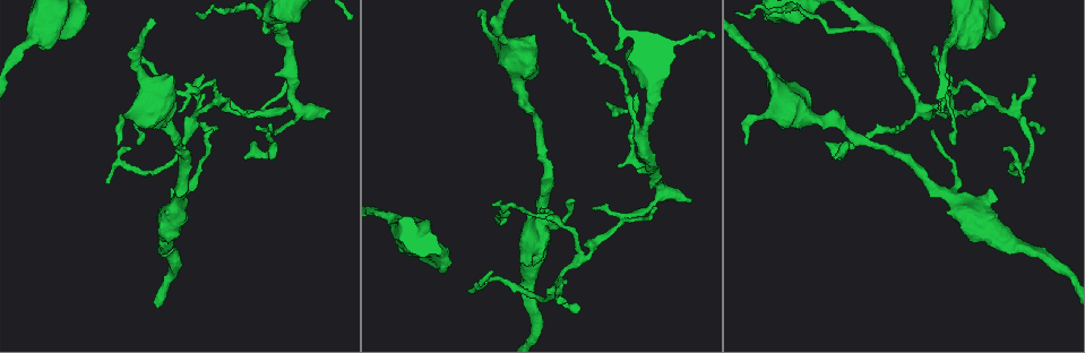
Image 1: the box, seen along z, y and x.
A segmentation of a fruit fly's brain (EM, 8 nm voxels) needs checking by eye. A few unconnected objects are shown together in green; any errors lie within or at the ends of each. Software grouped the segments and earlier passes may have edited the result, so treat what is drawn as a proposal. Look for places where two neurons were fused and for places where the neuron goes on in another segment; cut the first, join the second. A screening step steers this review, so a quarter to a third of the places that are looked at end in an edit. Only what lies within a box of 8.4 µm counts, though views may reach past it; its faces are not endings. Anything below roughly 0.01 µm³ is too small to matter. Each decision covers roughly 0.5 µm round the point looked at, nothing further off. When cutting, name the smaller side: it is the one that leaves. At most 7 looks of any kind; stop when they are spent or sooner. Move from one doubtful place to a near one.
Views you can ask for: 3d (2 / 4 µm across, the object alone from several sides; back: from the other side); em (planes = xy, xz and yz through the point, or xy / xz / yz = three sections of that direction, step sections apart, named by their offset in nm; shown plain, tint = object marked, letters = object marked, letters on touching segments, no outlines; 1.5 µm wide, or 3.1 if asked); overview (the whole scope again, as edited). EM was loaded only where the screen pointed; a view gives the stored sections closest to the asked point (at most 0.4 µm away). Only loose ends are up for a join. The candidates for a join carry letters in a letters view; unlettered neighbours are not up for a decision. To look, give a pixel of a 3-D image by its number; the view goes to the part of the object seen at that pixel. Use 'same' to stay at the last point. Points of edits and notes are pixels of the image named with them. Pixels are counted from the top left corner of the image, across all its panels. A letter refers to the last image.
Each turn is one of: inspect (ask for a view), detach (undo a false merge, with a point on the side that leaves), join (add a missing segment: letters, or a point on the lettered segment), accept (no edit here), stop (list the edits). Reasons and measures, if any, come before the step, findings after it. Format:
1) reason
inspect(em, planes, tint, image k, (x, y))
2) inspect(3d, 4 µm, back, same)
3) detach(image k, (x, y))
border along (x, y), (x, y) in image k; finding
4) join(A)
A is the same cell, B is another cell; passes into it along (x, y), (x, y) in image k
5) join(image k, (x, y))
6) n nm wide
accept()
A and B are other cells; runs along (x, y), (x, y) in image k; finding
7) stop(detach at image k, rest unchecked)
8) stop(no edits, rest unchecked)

an open end
inspect(3d, 2 µm, image 1, (78, 32))

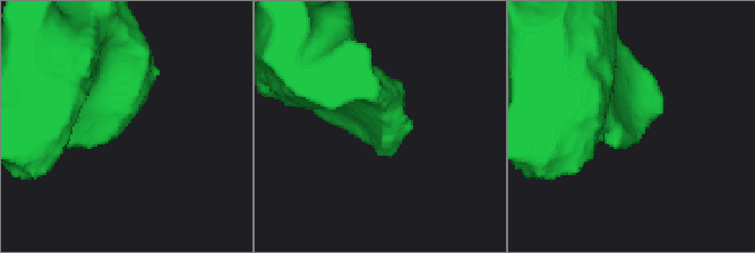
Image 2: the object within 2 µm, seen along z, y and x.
inspect(em, xz, step 4, letters, image 2, (121, 130))

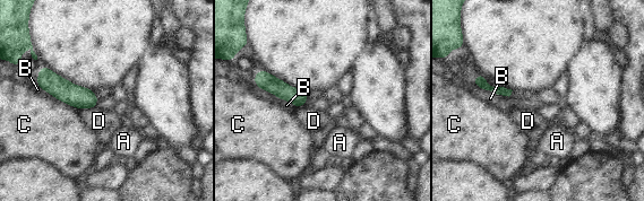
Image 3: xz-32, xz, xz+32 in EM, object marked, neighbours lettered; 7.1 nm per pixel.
inspect(em, planes, letters, same)

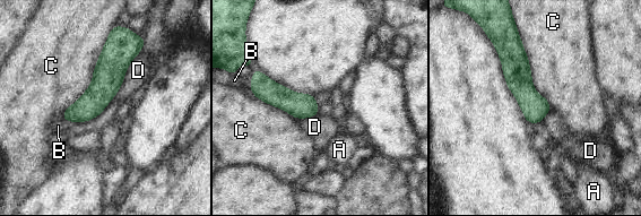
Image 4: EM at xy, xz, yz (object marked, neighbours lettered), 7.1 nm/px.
180 nm wide
accept()
A, B, C and D are other cells; border along (140, 50), (114, 95) in image 4; none of them fits

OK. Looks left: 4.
an open end
inspect(3d, 4 µm, image 1, (491, 205))

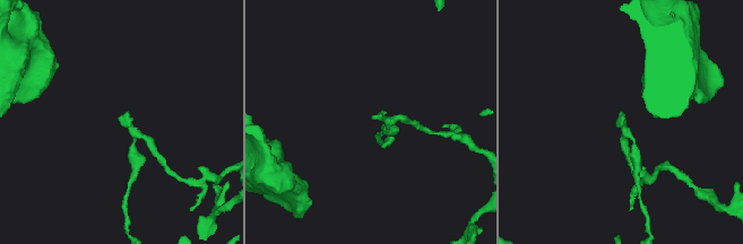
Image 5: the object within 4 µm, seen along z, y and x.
shape alone is not enough
inspect(em, planes, letters, image 5, (119, 117))

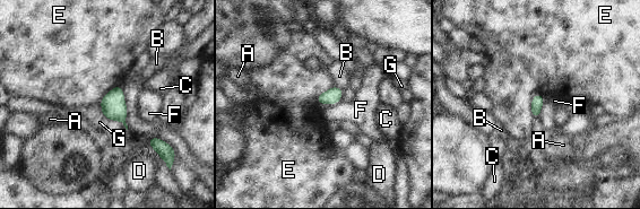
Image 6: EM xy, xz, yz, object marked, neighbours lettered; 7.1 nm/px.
accept()
A, B, C, D, E, F and G are other cells; none of them fits

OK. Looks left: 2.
stop(no edits, rest unchecked)

